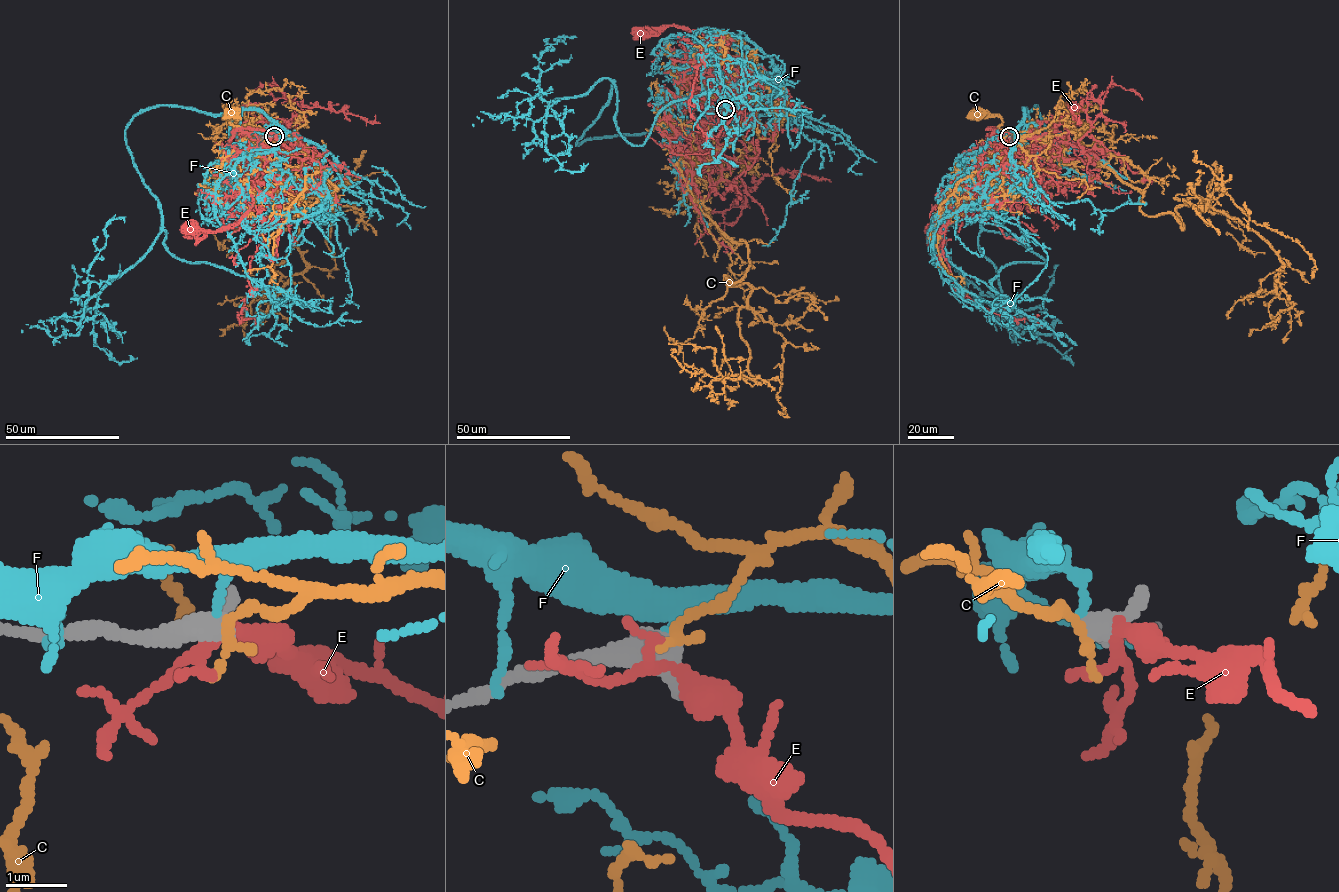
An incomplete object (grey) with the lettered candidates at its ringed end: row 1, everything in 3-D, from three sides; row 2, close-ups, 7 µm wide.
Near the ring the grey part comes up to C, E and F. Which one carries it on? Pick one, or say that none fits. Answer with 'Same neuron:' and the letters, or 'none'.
Same neuron: none

